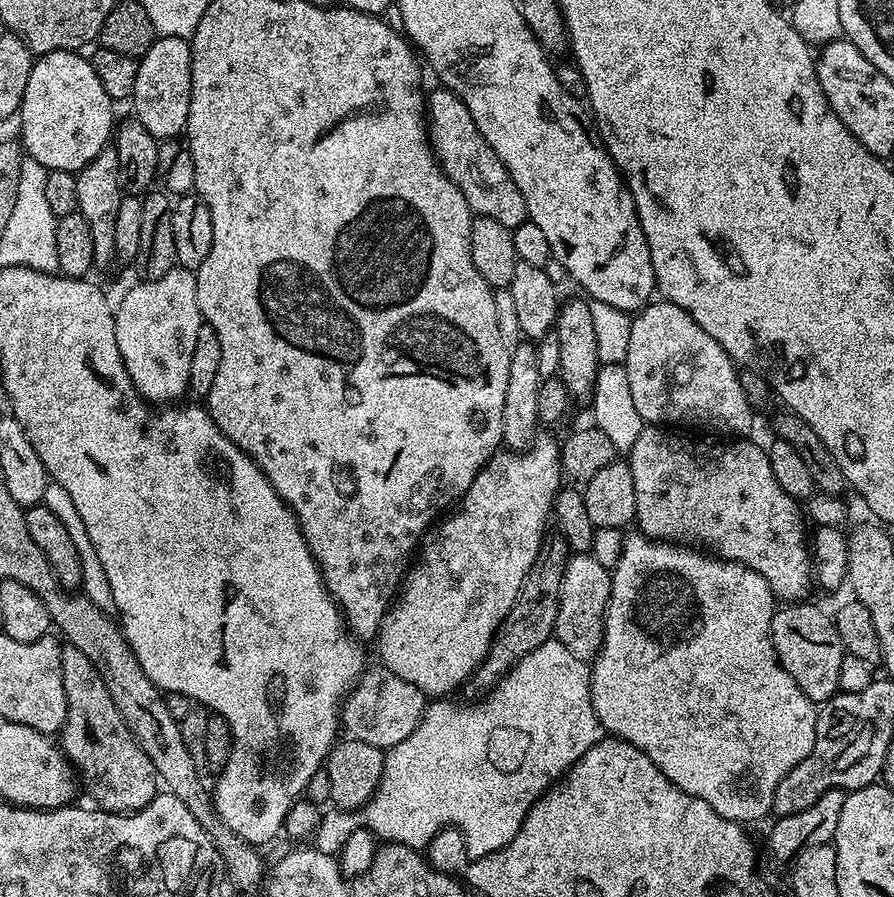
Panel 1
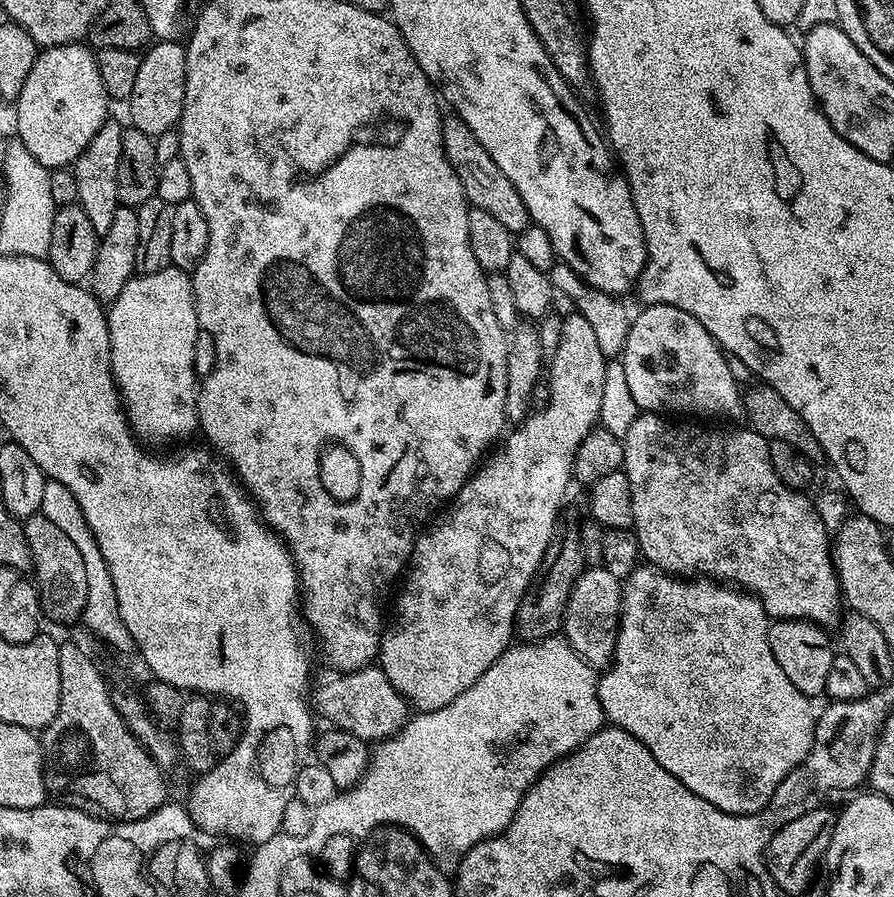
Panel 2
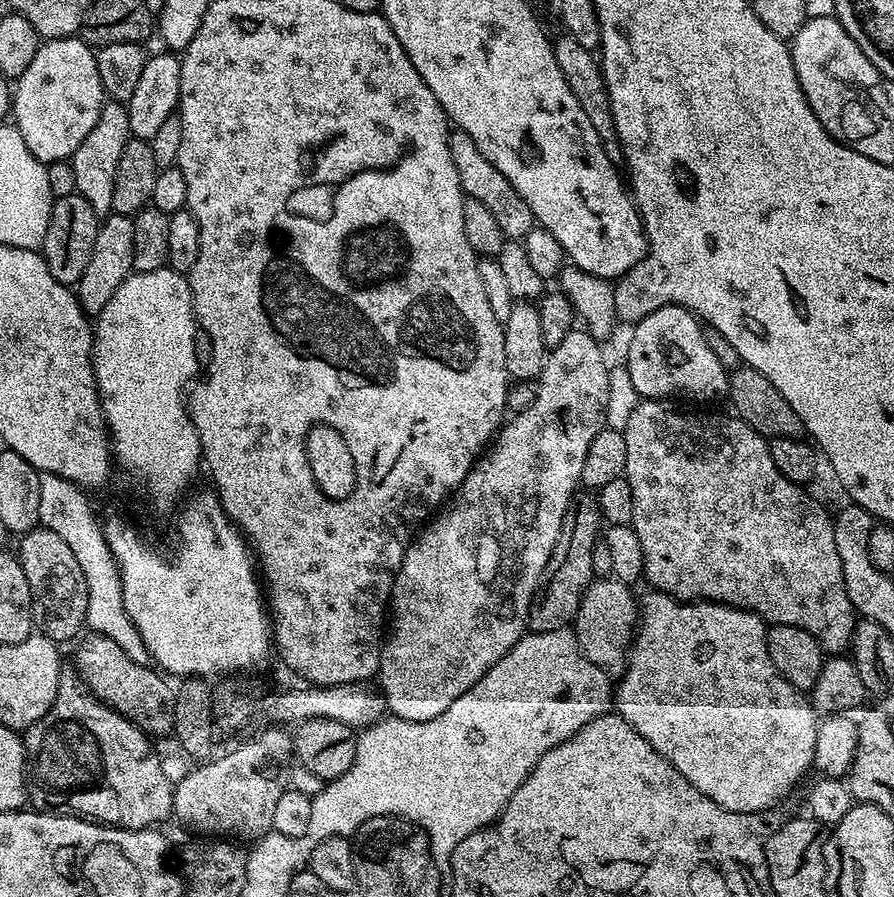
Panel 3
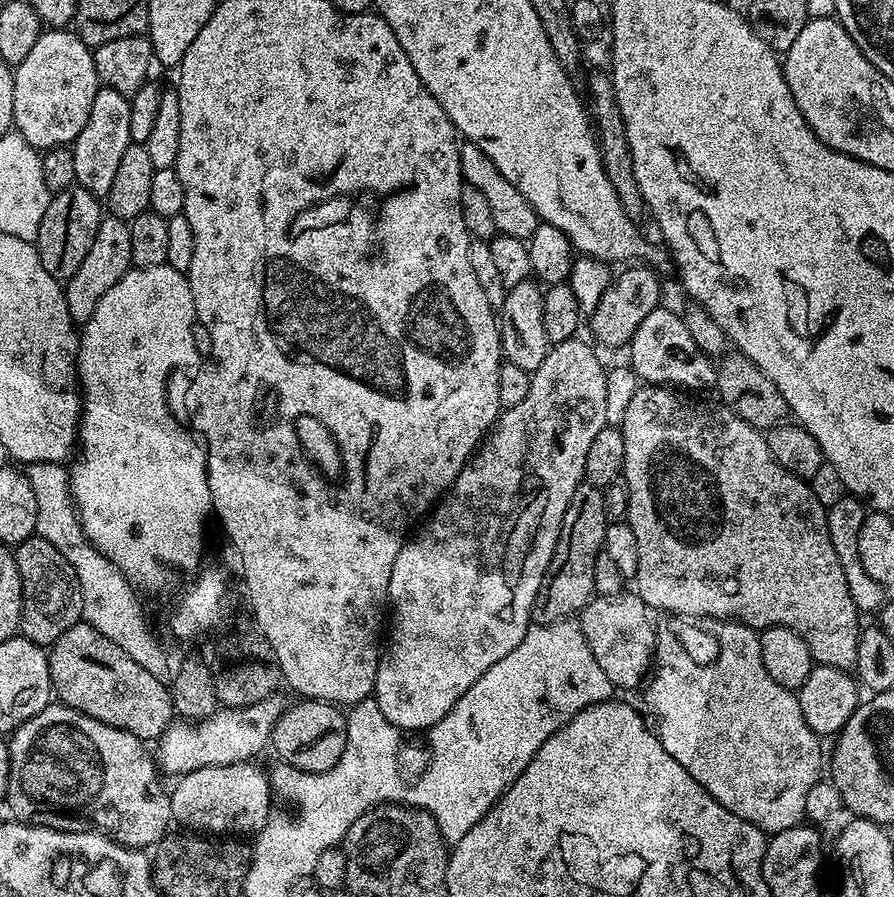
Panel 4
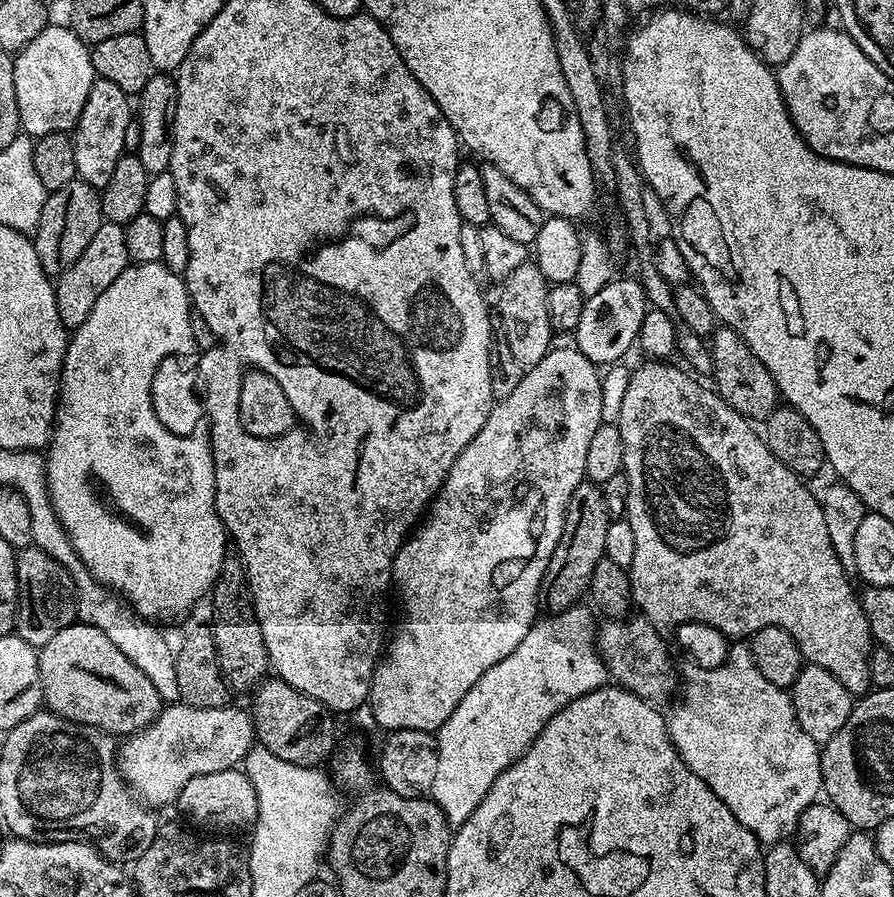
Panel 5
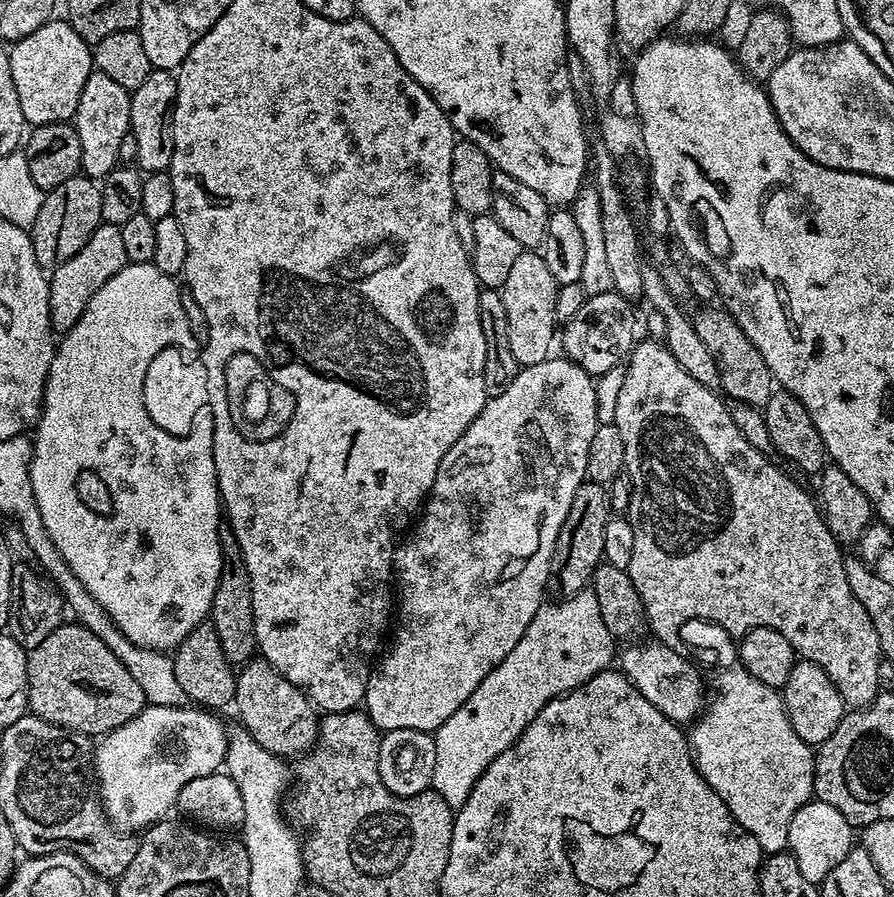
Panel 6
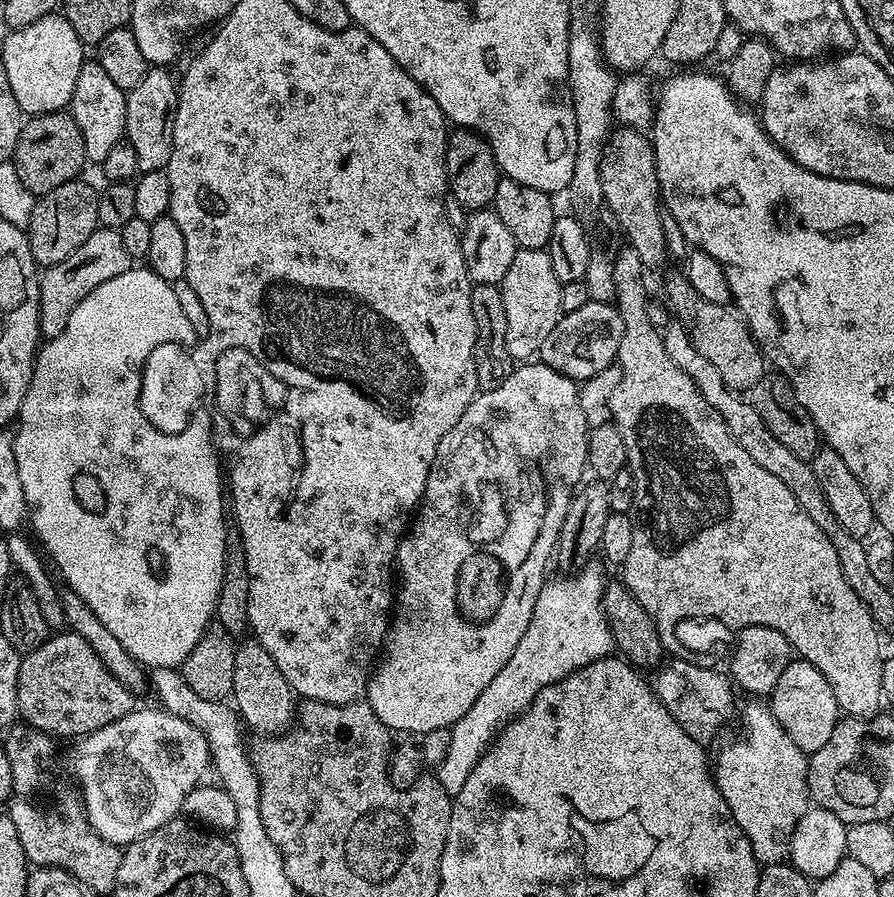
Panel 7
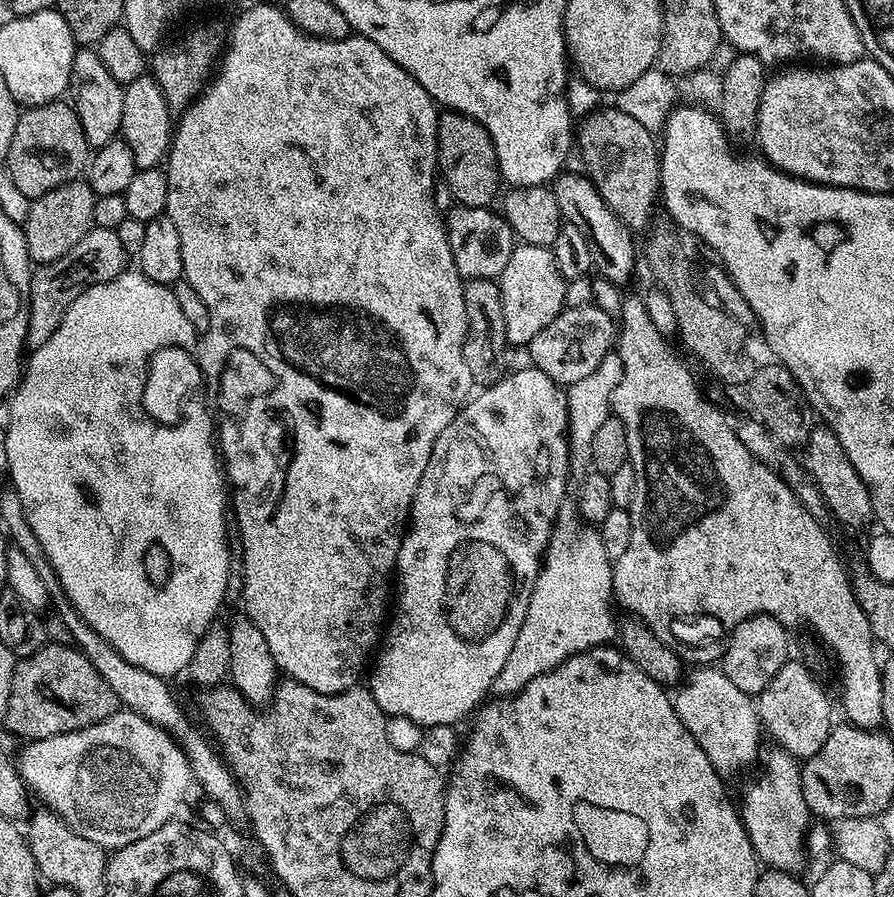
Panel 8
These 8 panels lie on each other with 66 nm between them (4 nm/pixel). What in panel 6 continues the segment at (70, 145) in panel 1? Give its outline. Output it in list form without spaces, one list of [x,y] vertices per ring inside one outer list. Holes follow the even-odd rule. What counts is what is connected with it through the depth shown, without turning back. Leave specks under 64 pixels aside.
[[[53,18],[46,26],[38,26],[34,34],[15,41],[8,53],[10,74],[14,74],[14,86],[18,89],[18,102],[22,102],[22,114],[29,125],[63,124],[71,121],[78,110],[78,98],[86,78],[94,71],[92,48],[73,30],[64,18]]]

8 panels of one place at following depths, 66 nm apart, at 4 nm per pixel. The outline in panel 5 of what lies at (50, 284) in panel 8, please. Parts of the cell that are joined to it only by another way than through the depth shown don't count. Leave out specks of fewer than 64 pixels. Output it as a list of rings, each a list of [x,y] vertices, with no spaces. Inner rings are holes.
[[[101,222],[94,238],[86,245],[86,250],[78,257],[78,262],[70,265],[55,281],[56,301],[58,302],[58,318],[62,318],[65,328],[74,330],[86,322],[90,310],[94,310],[94,302],[102,298],[103,292],[110,287],[110,282],[122,274],[122,270],[130,267],[126,254],[126,234],[119,224]]]

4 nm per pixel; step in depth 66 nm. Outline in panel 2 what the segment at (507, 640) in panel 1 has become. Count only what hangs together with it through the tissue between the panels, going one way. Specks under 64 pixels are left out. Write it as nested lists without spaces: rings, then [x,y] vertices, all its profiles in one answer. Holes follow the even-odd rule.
[[[574,523],[559,529],[552,538],[552,545],[546,550],[532,585],[524,591],[520,599],[520,609],[516,612],[514,632],[521,641],[544,640],[547,636],[557,635],[564,626],[564,611],[572,593],[574,582],[584,571],[584,545],[580,543],[580,529]]]

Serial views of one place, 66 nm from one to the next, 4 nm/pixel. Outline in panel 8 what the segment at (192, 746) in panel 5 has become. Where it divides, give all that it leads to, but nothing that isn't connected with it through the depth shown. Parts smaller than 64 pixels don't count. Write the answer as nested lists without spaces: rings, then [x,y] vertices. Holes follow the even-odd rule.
[[[117,710],[110,718],[98,722],[94,726],[86,726],[82,730],[58,734],[54,738],[27,741],[23,747],[24,749],[21,750],[20,756],[18,755],[20,777],[24,779],[24,783],[28,785],[35,795],[36,792],[40,795],[40,800],[44,803],[41,805],[45,809],[58,813],[78,834],[82,834],[82,838],[94,842],[99,848],[105,850],[126,847],[128,843],[136,842],[140,838],[146,838],[148,834],[153,834],[159,827],[172,820],[177,815],[176,807],[183,802],[184,795],[188,792],[188,784],[191,785],[193,783],[192,771],[188,765],[186,754],[180,749],[180,743],[166,730],[154,726],[154,722],[142,718],[136,712],[127,710]]]

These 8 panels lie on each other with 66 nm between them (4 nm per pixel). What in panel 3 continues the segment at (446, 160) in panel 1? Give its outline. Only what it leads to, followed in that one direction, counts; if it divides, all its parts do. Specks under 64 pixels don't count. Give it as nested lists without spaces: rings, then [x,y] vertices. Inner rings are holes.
[[[459,130],[453,131],[448,137],[448,145],[450,154],[454,158],[454,170],[458,170],[460,187],[464,189],[465,197],[478,198],[482,206],[487,206],[490,214],[494,214],[495,220],[498,221],[498,226],[502,226],[505,237],[509,241],[523,241],[524,236],[530,234],[532,228],[537,227],[537,222],[530,206],[526,206],[522,194],[518,194],[518,190],[510,186],[506,174],[502,174],[502,170],[498,170],[498,166],[491,164],[482,154],[482,150],[478,150],[470,134]]]

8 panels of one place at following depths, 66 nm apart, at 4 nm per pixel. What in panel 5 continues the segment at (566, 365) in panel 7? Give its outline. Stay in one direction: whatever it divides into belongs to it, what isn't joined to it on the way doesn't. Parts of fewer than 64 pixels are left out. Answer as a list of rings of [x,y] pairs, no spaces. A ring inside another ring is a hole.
[[[613,278],[598,294],[585,299],[582,319],[574,333],[574,347],[597,366],[611,366],[625,359],[624,355],[637,343],[640,323],[649,312],[650,305],[642,285],[636,278],[620,280]]]

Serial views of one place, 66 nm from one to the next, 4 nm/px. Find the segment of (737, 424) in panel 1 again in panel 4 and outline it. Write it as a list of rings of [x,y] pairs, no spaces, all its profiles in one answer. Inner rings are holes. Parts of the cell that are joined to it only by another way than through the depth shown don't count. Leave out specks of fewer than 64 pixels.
[[[658,306],[650,312],[639,323],[638,330],[632,335],[628,346],[630,350],[630,366],[637,377],[646,384],[658,384],[661,386],[671,386],[675,388],[692,390],[688,388],[702,388],[704,386],[711,387],[716,382],[716,368],[713,366],[709,356],[696,346],[683,317],[664,306]]]

